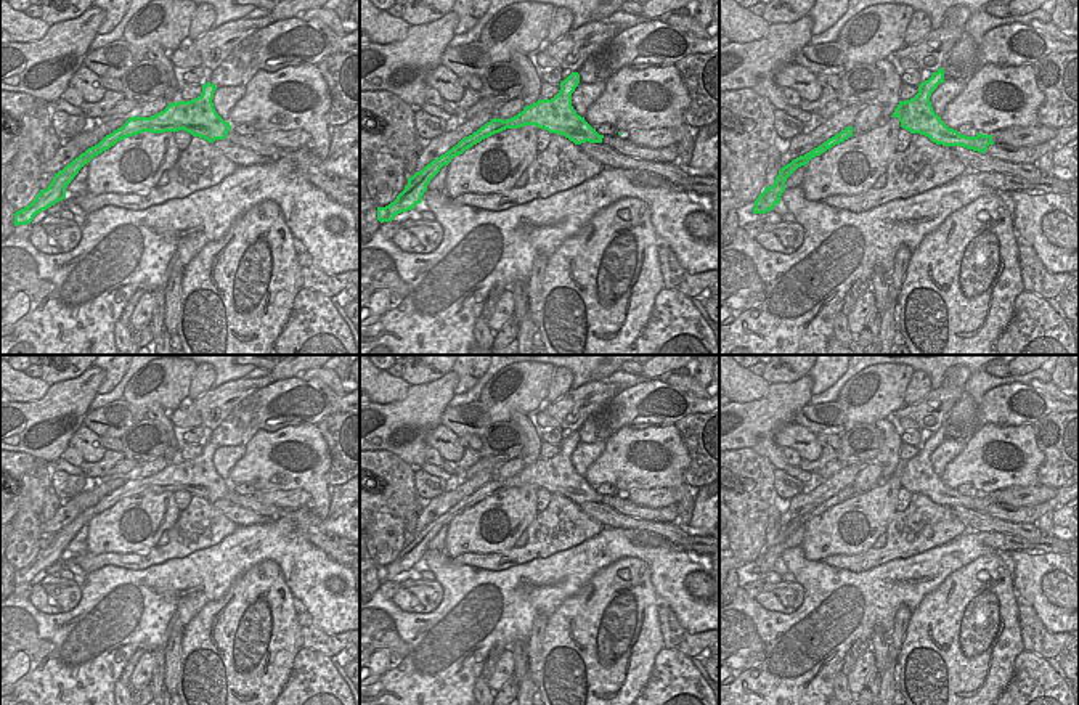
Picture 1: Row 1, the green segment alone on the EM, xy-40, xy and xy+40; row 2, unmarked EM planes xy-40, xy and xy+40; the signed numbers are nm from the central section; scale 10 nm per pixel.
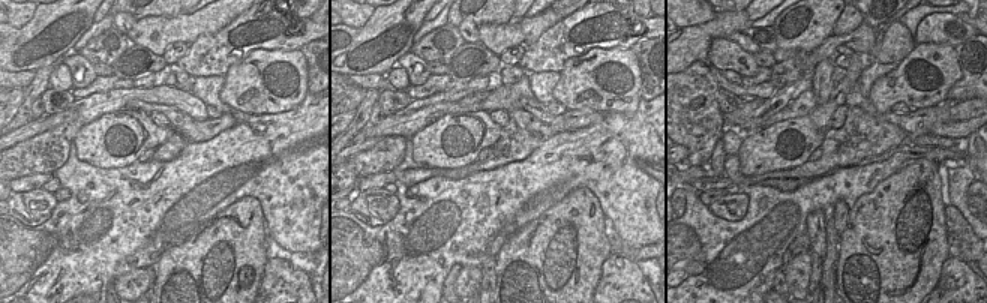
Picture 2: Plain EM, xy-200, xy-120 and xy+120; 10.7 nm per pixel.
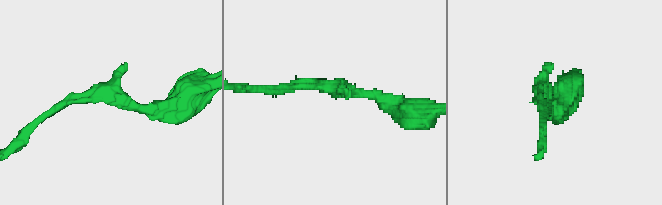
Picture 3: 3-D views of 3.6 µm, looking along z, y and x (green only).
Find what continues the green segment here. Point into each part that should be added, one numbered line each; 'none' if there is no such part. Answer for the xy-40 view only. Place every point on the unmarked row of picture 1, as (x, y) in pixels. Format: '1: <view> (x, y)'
none

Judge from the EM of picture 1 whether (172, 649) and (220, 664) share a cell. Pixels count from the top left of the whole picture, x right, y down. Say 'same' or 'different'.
different

